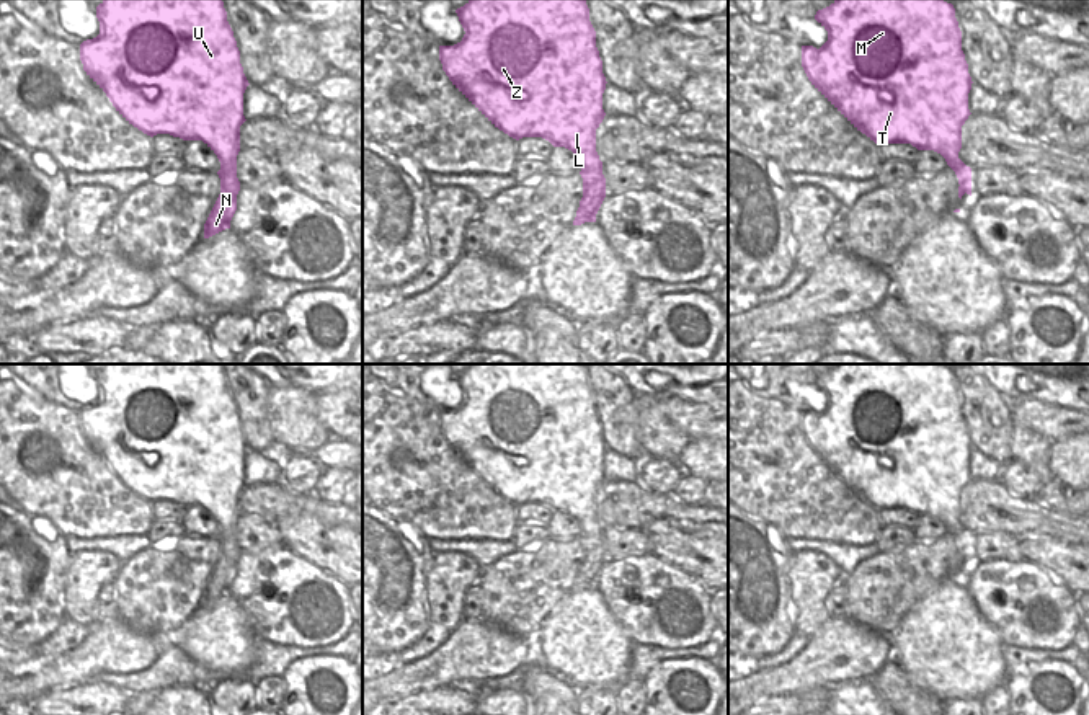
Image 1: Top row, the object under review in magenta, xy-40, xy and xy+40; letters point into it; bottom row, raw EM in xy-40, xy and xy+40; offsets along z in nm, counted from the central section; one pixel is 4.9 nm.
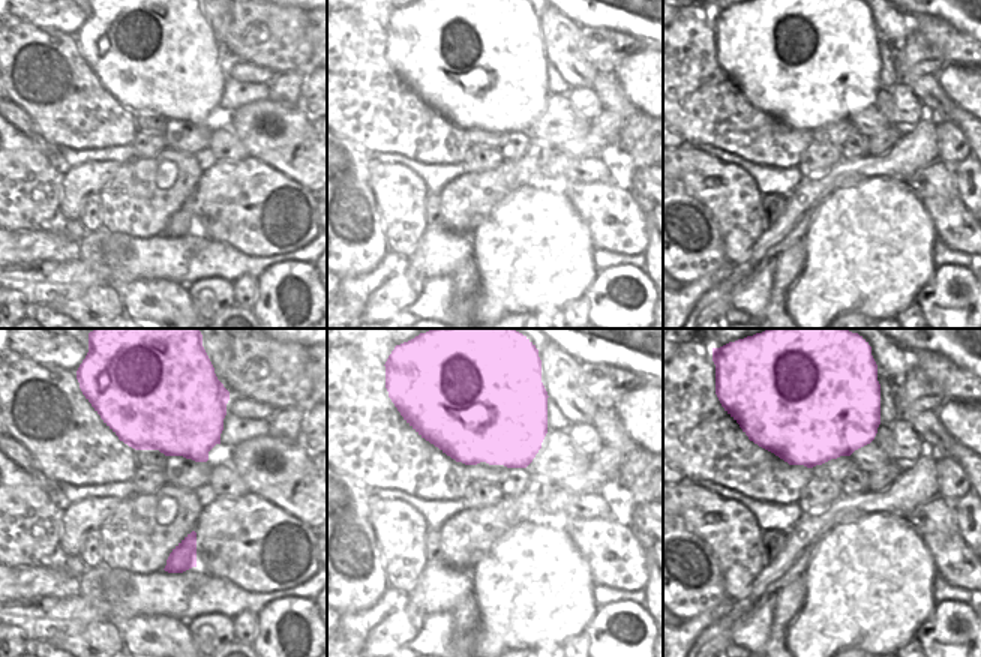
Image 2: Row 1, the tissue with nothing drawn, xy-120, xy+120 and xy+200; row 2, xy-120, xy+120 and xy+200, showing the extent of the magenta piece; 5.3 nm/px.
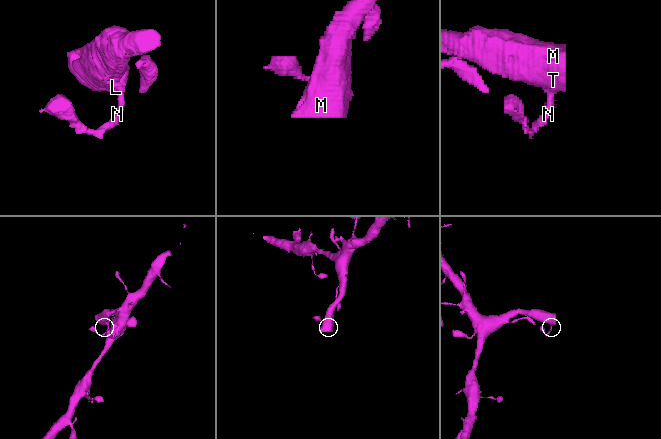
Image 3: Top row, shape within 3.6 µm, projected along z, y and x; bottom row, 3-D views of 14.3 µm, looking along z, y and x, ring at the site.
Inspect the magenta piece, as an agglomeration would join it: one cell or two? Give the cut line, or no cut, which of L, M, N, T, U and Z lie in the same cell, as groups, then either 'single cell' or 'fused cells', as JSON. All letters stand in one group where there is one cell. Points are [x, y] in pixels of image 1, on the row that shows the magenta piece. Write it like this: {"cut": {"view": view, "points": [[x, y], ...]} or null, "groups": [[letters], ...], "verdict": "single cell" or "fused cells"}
{"cut": {"view": "xy-40", "points": [[235, 159], [227, 168], [221, 170]]}, "groups": [["L", "M", "T", "U", "Z"], ["N"]], "verdict": "fused cells"}

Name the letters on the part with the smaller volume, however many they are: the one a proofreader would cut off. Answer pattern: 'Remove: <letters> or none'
Remove: N

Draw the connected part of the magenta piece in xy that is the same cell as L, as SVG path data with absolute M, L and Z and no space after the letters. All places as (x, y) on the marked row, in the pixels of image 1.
M469 0L456 13L465 34L454 46L439 46L439 60L452 85L509 137L542 137L571 150L585 168L594 170L599 160L596 129L606 116L602 93L607 82L586 0Z

